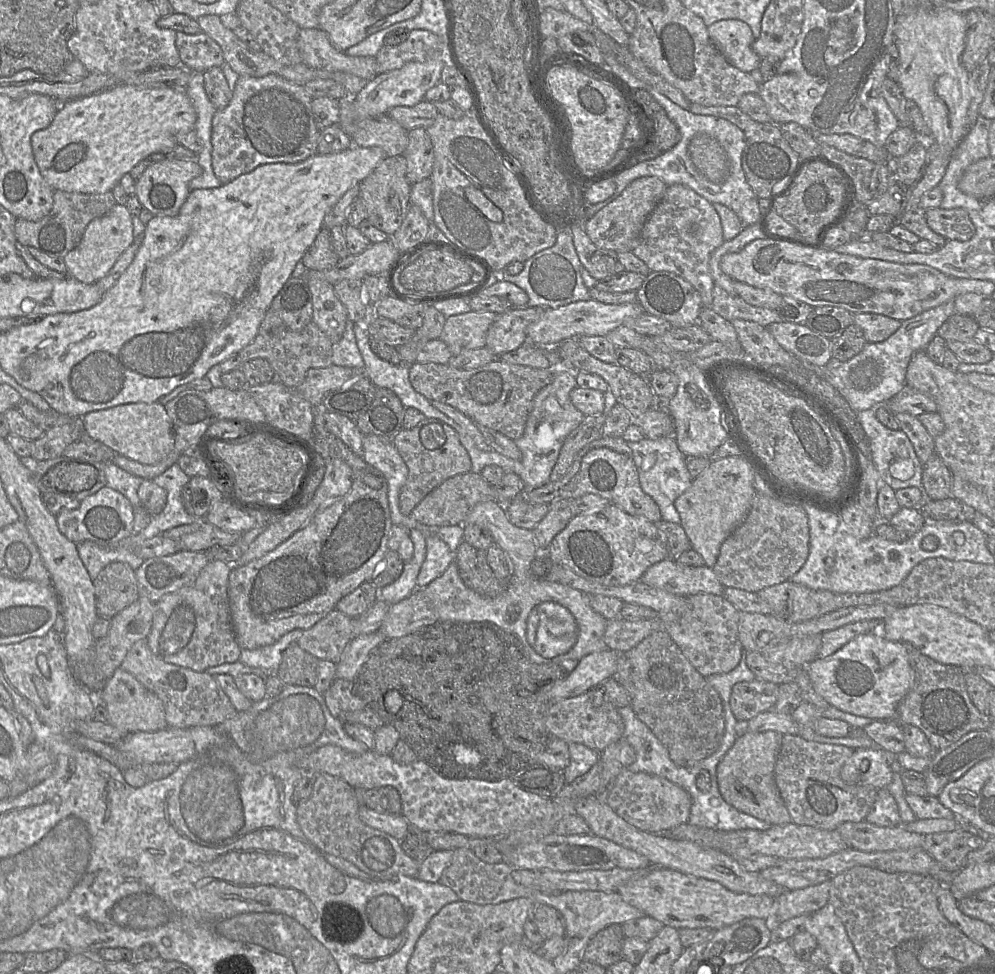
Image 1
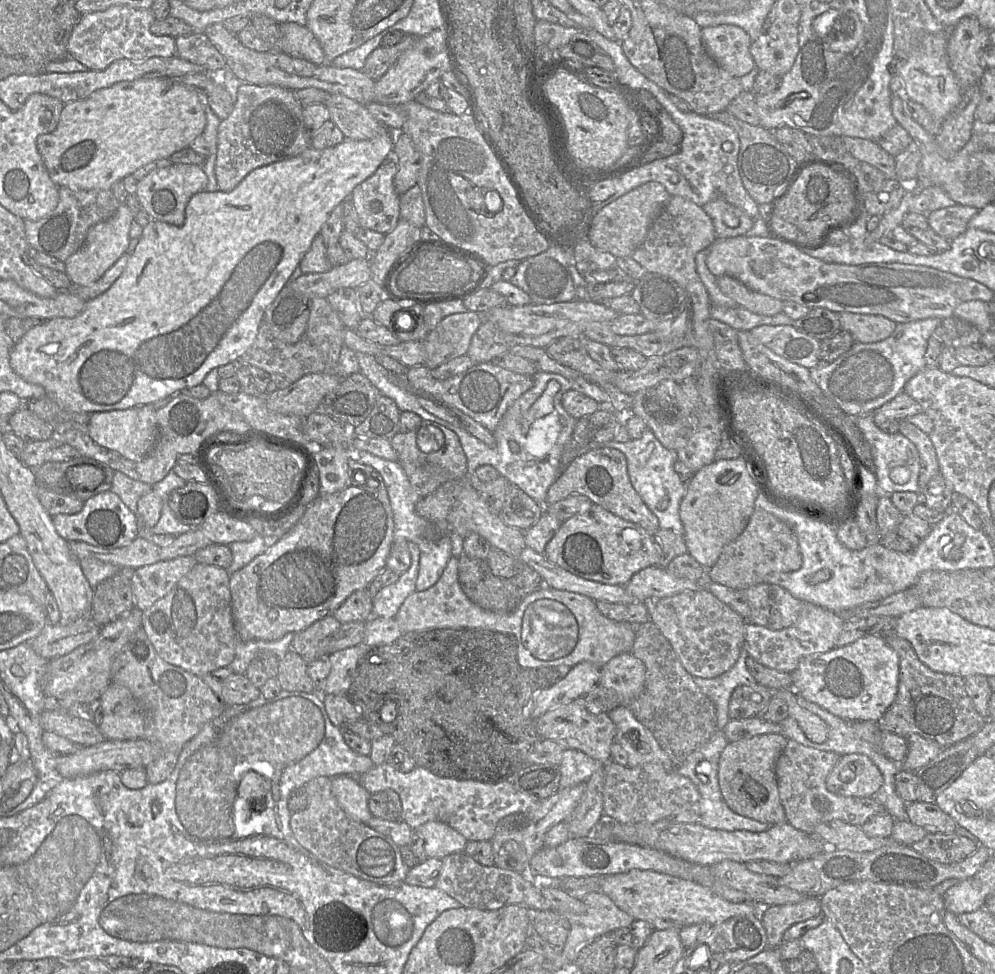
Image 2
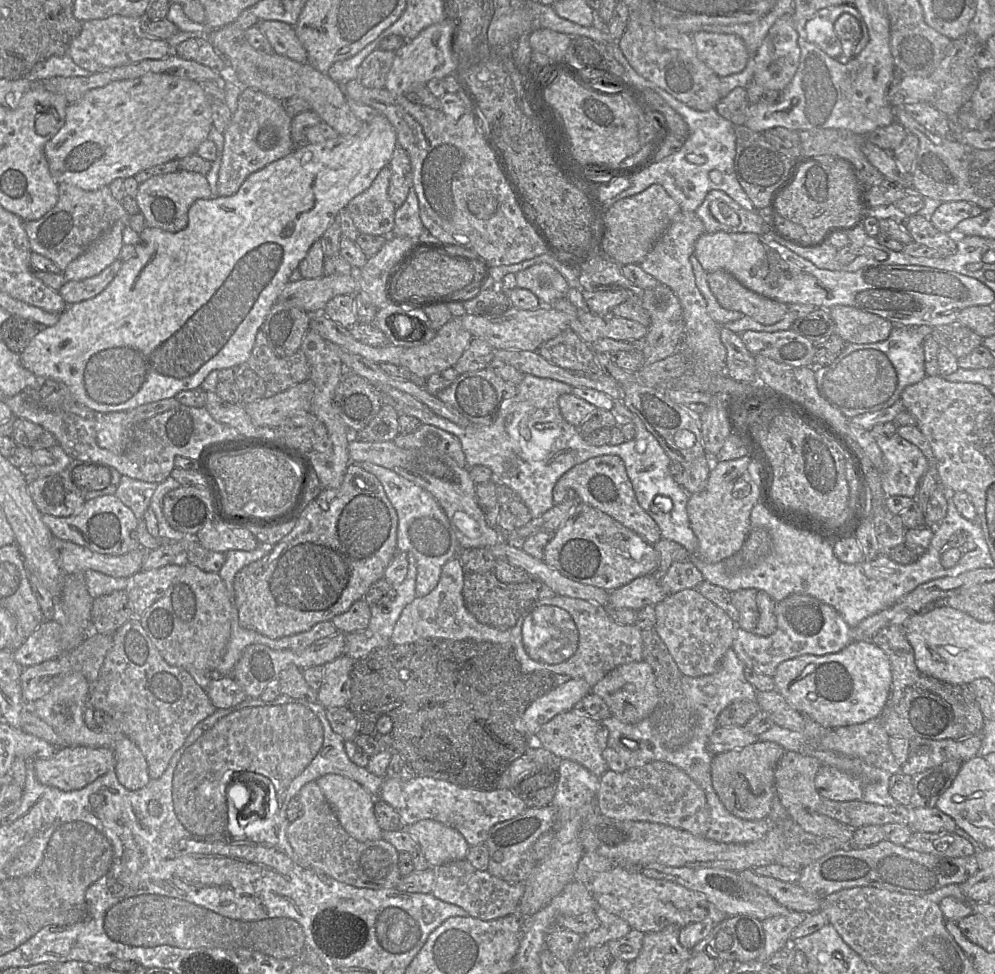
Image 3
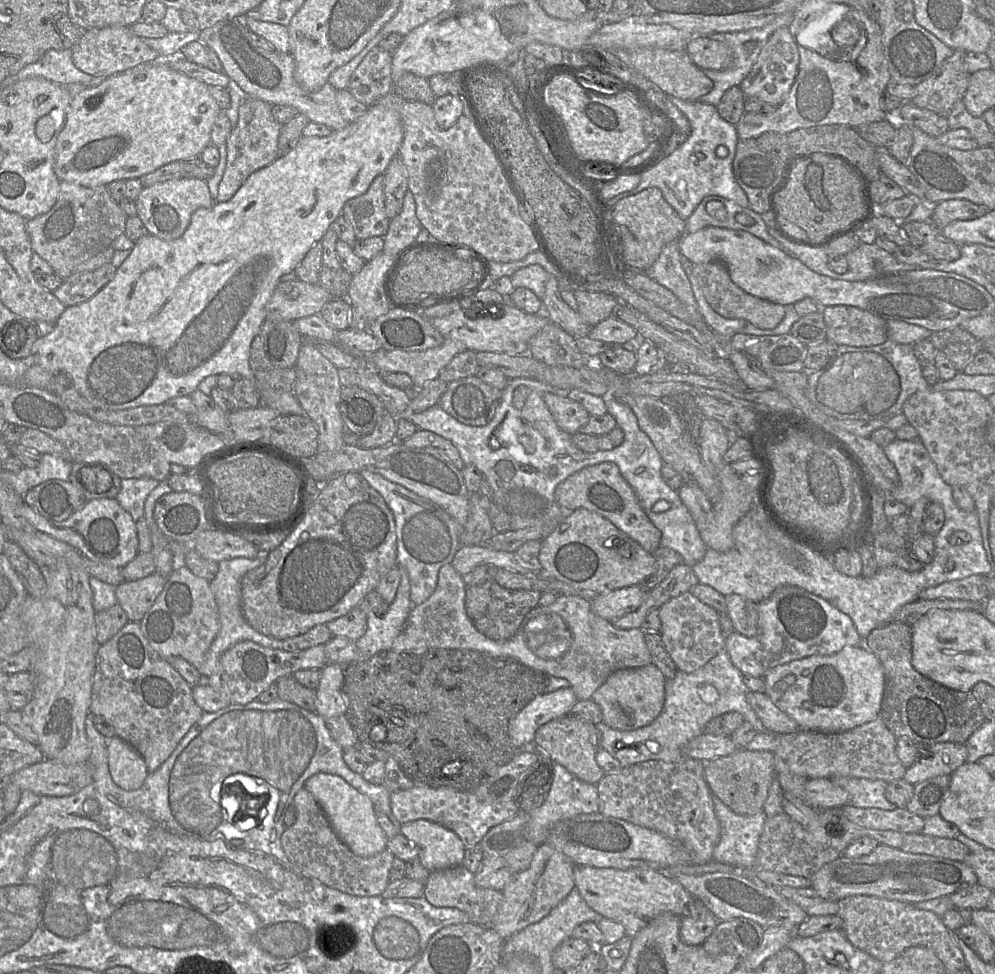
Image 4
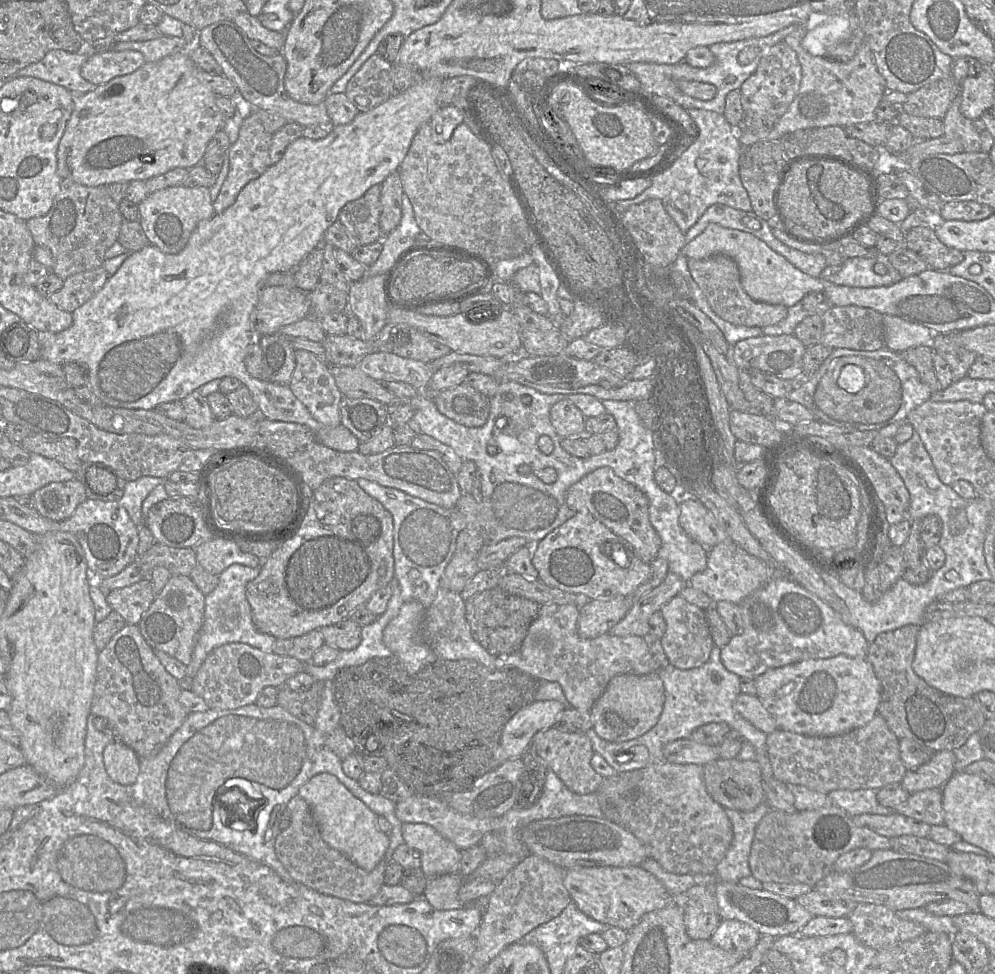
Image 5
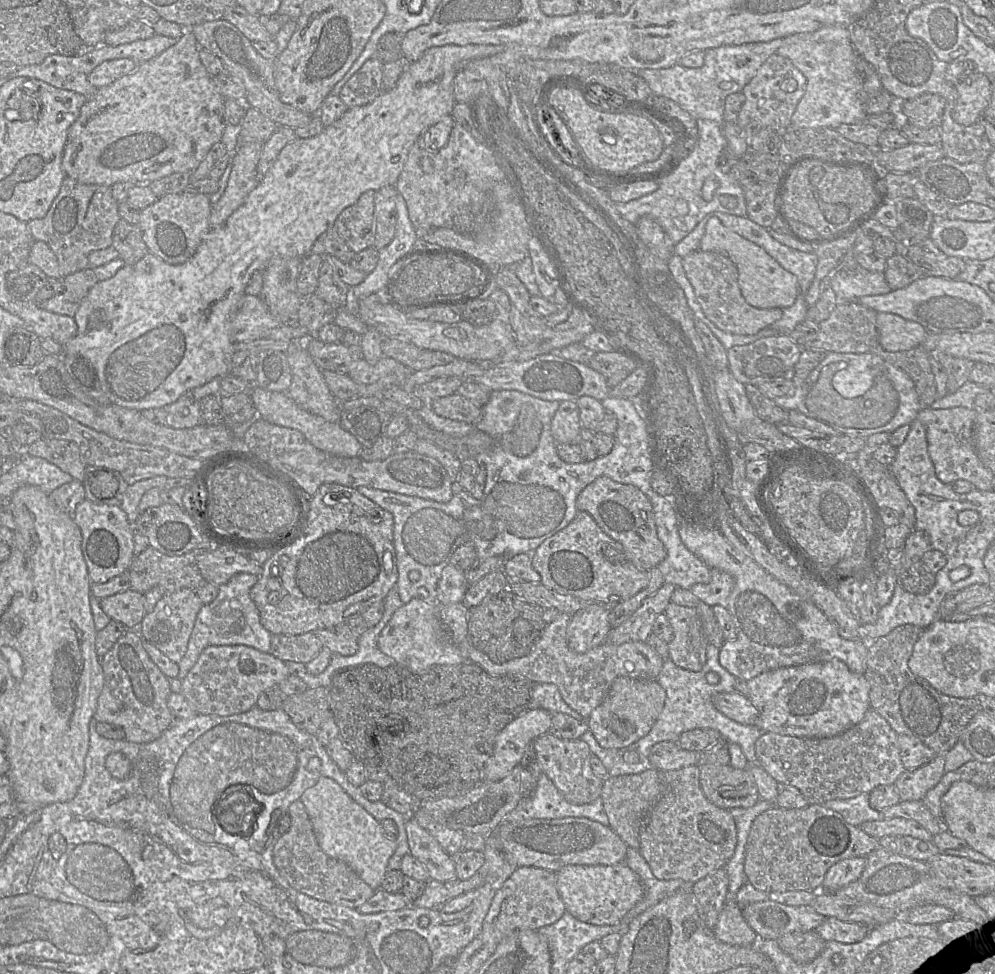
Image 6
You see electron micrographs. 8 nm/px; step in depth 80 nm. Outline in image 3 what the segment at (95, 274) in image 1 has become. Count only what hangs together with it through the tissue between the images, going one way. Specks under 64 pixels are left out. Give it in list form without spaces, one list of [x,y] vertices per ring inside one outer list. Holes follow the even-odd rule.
[[[121,218],[96,239],[81,255],[67,265],[62,272],[65,279],[83,280],[96,276],[120,258],[120,251],[124,245],[123,231],[126,226],[127,218]]]

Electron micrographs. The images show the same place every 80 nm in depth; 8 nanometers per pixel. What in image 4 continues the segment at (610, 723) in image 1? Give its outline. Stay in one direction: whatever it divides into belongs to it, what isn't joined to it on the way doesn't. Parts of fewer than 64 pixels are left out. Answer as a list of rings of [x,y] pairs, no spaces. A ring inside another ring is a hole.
[[[566,715],[540,726],[535,733],[533,746],[538,752],[545,753],[553,763],[564,766],[579,780],[597,785],[606,774],[595,759],[600,740],[601,733],[595,724]]]

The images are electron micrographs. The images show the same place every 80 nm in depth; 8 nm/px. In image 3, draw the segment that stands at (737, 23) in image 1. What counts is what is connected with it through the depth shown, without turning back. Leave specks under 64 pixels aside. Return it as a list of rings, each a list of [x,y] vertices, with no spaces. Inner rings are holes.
[[[700,30],[692,34],[698,58],[719,77],[741,72],[749,54],[744,41],[737,35]]]

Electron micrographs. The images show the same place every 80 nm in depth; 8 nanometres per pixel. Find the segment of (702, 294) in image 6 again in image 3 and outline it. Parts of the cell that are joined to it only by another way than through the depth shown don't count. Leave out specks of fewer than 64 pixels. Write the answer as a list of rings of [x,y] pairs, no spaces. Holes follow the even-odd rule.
[[[724,270],[708,273],[707,280],[710,290],[721,307],[738,311],[760,324],[775,324],[787,313],[786,304],[747,289]]]

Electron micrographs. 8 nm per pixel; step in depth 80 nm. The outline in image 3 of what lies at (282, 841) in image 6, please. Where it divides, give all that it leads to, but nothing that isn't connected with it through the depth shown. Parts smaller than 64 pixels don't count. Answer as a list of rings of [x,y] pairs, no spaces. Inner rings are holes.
[[[316,781],[306,783],[298,796],[303,805],[301,816],[291,822],[287,828],[288,841],[298,857],[298,863],[307,869],[325,874],[339,882],[373,890],[392,888],[397,885],[402,875],[399,871],[399,852],[393,845],[384,840],[358,841],[351,837],[341,826],[333,807],[325,798]]]

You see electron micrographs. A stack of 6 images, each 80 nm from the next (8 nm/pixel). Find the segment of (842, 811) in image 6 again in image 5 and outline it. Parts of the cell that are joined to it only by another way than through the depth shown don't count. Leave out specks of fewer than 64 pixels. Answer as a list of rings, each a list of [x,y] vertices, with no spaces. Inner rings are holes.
[[[838,789],[828,794],[831,803],[842,808],[849,816],[859,814],[891,814],[894,809],[881,805],[877,801],[878,790],[858,789],[845,790]]]

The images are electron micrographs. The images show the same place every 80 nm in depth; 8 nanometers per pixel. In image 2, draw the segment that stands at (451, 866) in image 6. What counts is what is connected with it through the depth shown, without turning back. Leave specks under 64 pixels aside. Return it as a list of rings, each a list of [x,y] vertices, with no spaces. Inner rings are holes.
[[[429,821],[414,829],[424,841],[427,858],[439,858],[464,852],[468,840],[445,823]]]

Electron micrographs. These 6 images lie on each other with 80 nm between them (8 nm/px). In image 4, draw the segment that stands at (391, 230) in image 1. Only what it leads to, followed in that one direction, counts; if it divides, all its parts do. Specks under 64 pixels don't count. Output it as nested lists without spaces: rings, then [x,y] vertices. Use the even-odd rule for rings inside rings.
[[[384,174],[376,176],[364,194],[348,200],[341,214],[352,225],[356,239],[384,237],[390,224],[385,212]]]

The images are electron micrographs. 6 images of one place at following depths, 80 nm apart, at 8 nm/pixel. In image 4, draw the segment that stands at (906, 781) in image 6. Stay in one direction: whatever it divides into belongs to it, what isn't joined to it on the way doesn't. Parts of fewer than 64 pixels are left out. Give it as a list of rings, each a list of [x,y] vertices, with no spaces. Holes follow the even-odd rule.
[[[944,742],[919,745],[921,746],[920,756],[912,766],[907,768],[903,777],[913,785],[929,778],[951,775],[967,762],[968,751],[965,744]]]

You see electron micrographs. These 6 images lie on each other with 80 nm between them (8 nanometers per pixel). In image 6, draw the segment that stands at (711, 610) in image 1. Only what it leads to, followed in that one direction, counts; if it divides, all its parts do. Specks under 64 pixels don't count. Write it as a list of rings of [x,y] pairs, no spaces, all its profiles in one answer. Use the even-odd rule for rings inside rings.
[[[670,602],[664,614],[673,629],[673,640],[668,643],[669,658],[686,670],[698,672],[706,664],[709,642],[696,608]]]

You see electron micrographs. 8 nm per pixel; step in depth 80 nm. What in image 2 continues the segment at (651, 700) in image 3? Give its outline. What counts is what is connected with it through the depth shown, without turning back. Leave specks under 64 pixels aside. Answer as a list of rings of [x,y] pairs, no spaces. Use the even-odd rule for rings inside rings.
[[[622,653],[602,667],[599,685],[614,690],[622,706],[628,706],[643,691],[645,665],[631,653]]]

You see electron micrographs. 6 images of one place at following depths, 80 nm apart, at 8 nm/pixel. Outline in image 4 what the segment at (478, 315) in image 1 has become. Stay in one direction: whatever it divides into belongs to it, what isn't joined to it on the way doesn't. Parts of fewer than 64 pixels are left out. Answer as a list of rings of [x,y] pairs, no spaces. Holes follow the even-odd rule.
[[[444,338],[444,341],[440,346],[423,351],[389,351],[380,348],[368,356],[368,359],[370,365],[378,372],[405,373],[413,380],[416,388],[422,388],[426,382],[437,379],[440,371],[464,349],[465,347],[462,342],[450,338]]]

